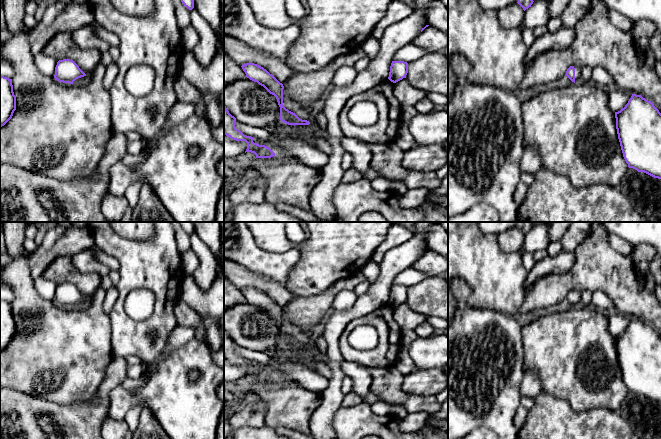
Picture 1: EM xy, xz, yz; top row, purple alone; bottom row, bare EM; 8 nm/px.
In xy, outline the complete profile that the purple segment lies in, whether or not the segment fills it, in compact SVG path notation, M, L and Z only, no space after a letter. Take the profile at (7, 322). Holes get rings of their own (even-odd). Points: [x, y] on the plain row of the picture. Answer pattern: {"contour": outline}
{"contour": "M0 299L0 351L4 350L16 334L16 320L12 303Z"}

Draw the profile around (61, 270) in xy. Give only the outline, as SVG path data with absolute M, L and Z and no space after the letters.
M62 255L54 259L43 272L42 277L53 281L57 285L73 284L89 300L96 294L102 278L95 272L84 274L78 271L72 263L72 257L69 255Z

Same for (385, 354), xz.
M389 303L375 311L350 321L341 334L339 345L345 361L378 368L394 367L400 352L402 329L394 321L394 307ZM359 325L374 327L379 336L378 345L371 350L356 350L348 342L349 333Z

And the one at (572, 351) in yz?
M579 305L566 311L550 312L522 327L524 373L536 372L541 381L541 391L567 400L576 412L586 412L590 409L618 411L629 391L623 381L615 337L608 331L607 319L605 312L591 306Z

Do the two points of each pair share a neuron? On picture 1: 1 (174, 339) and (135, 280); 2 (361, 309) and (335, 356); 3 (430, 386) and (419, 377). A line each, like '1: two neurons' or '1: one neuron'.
1: two neurons
2: one neuron
3: one neuron

